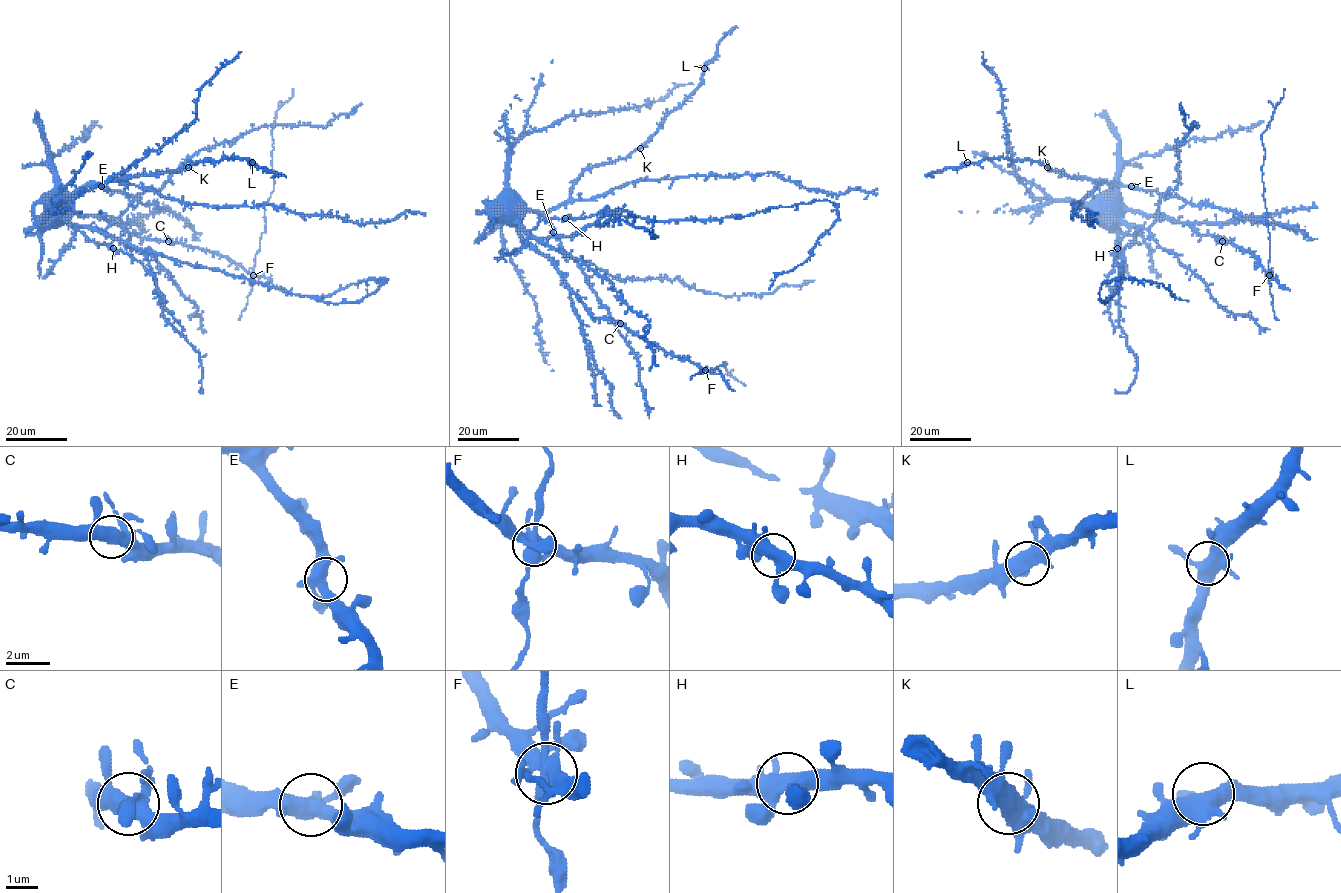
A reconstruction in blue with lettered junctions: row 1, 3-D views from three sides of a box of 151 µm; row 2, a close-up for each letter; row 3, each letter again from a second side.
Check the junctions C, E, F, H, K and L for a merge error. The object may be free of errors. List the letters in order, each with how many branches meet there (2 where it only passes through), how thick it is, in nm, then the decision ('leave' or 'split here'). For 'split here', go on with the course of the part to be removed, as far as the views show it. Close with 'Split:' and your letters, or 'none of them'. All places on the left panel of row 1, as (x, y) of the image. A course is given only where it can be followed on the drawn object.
C: branches 5; calibre 440 nm; leave
E: branches 5; calibre 480 nm; leave
F: branches 5; calibre 480 nm; leave
H: branches 5; calibre 440 nm; leave
K: branches 5; calibre 460 nm; leave
L: branches 5; calibre 480 nm; leave
Split: none of them

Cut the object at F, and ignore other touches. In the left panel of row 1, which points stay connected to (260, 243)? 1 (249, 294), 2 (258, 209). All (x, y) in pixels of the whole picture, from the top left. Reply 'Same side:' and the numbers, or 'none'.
Same side: 1

